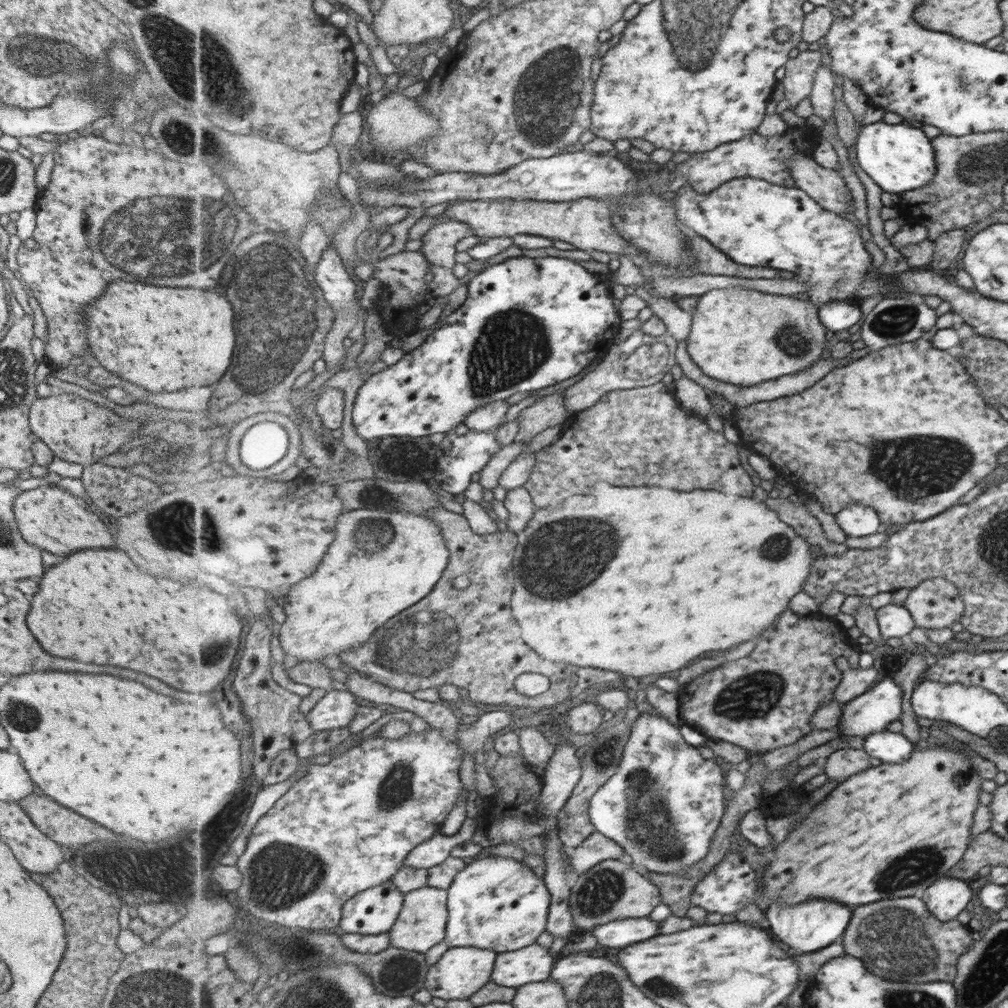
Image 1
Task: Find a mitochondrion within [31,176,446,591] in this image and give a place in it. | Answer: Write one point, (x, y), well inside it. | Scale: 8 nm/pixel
(134, 236)

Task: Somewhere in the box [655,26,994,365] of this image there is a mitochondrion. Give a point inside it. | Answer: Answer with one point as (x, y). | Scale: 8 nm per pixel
(893, 322)

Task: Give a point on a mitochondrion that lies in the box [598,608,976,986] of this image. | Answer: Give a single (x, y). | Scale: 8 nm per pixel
(899, 941)

